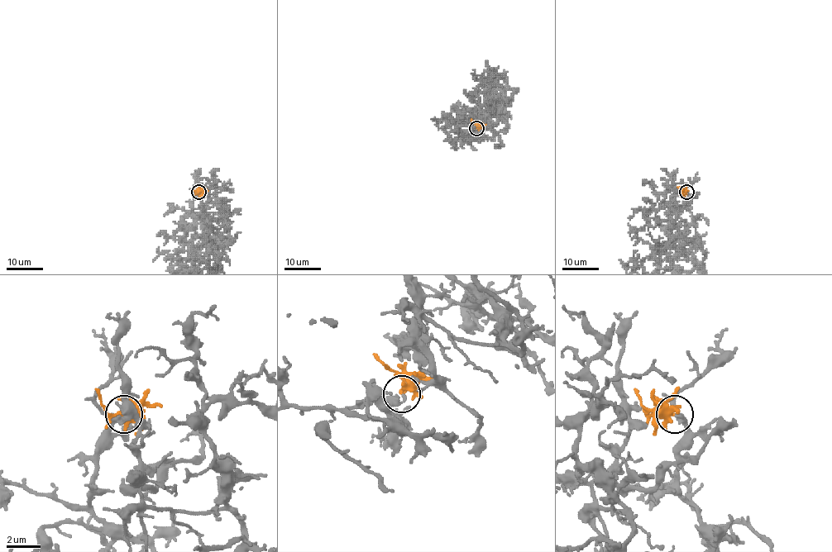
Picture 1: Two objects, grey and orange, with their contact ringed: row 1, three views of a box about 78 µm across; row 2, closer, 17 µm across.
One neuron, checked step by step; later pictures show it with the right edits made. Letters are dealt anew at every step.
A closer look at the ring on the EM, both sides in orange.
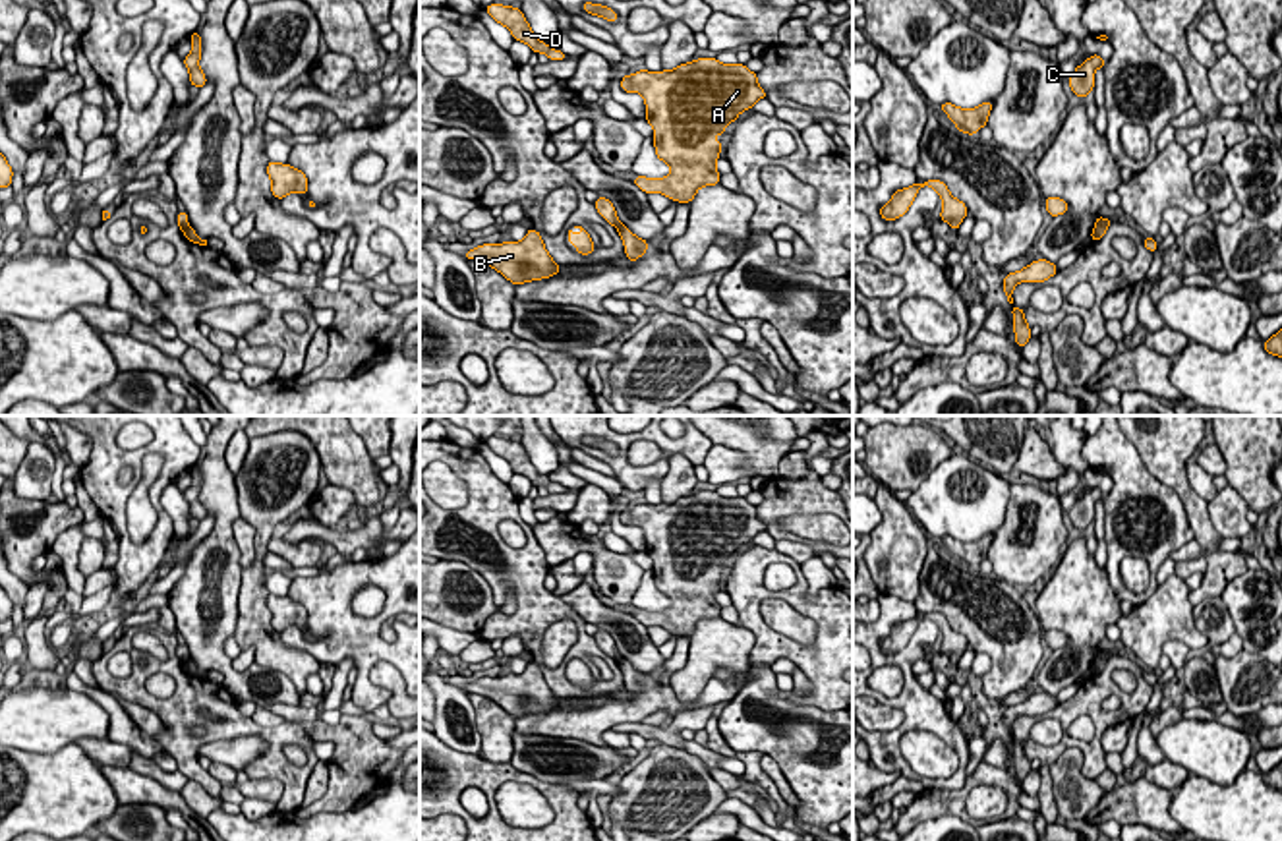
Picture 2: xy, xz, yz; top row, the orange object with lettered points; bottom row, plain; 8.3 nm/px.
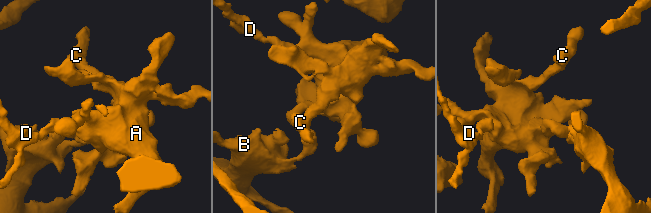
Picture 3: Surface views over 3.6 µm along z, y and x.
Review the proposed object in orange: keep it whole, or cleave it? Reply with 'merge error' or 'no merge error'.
merge error

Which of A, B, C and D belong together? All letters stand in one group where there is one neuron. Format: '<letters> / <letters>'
A C D / B

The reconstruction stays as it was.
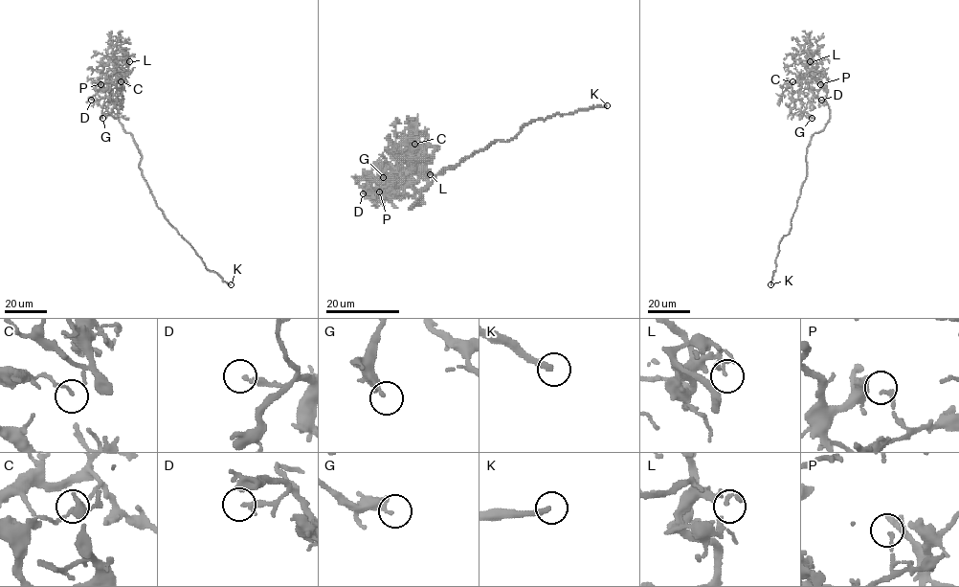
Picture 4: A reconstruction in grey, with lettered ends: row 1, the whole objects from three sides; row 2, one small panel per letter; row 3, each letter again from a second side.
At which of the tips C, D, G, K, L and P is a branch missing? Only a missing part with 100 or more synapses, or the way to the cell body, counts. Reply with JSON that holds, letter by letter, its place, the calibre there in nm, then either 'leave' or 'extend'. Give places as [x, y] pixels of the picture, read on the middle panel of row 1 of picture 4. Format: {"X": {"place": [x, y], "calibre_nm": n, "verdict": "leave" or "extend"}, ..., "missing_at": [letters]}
{"C": {"place": [414, 144], "calibre_nm": 120, "verdict": "leave"}, "D": {"place": [363, 193], "calibre_nm": 240, "verdict": "leave"}, "G": {"place": [383, 177], "calibre_nm": 170, "verdict": "leave"}, "K": {"place": [607, 105], "calibre_nm": 260, "verdict": "extend"}, "L": {"place": [430, 174], "calibre_nm": 140, "verdict": "leave"}, "P": {"place": [379, 191], "calibre_nm": 120, "verdict": "leave"}, "missing_at": ["K"]}

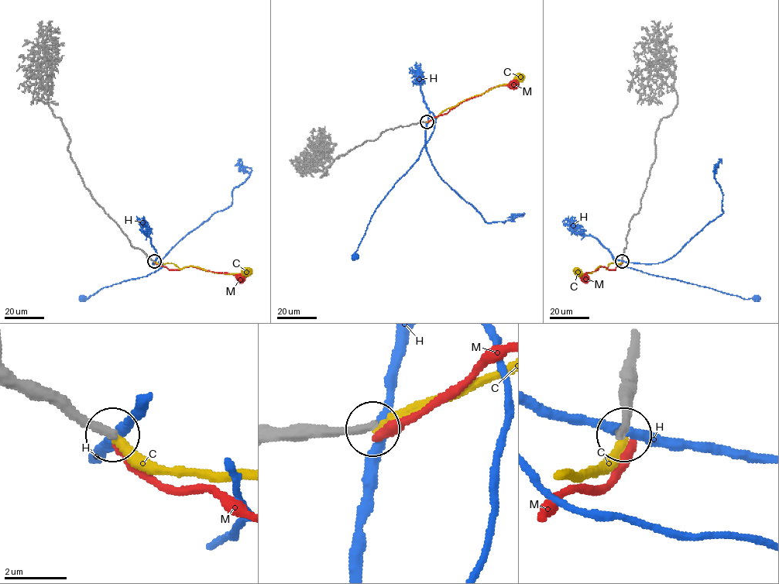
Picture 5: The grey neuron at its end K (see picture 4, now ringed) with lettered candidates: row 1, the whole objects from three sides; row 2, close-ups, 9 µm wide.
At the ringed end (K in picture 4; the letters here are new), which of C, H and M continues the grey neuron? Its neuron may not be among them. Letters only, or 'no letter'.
C

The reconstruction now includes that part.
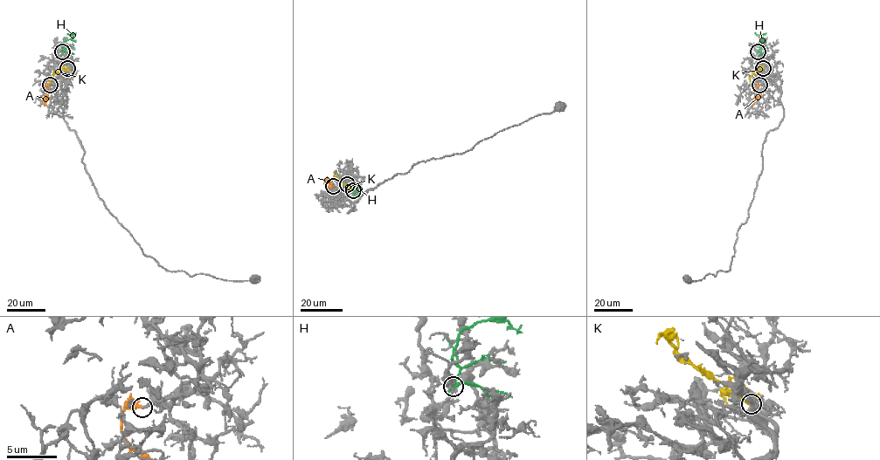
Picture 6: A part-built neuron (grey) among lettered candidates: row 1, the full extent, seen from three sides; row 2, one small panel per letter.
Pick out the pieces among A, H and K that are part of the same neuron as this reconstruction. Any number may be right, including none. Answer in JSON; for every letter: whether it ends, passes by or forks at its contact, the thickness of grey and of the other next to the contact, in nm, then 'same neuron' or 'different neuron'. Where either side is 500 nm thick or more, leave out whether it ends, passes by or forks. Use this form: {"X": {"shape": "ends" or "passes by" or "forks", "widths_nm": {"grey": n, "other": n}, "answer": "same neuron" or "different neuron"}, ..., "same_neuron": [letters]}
{"A": {"shape": "ends", "widths_nm": {"grey": 190, "other": 220}, "answer": "same neuron"}, "H": {"shape": "passes by", "widths_nm": {"grey": 190, "other": 280}, "answer": "different neuron"}, "K": {"shape": "passes by", "widths_nm": {"grey": 220, "other": 400}, "answer": "same neuron"}, "same_neuron": ["A", "K"]}

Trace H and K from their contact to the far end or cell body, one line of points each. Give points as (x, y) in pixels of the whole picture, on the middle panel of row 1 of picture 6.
H: (347, 184), (357, 189), (354, 181)
K: (353, 189), (334, 175), (333, 177)

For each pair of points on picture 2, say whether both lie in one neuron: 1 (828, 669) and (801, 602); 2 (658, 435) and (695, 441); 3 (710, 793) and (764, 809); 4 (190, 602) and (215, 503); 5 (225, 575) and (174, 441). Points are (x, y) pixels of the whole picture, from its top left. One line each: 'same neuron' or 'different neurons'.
1: same neuron
2: same neuron
3: different neurons
4: same neuron
5: different neurons

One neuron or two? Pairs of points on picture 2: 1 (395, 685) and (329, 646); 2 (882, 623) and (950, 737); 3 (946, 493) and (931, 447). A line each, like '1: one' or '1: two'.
1: two
2: one
3: two

